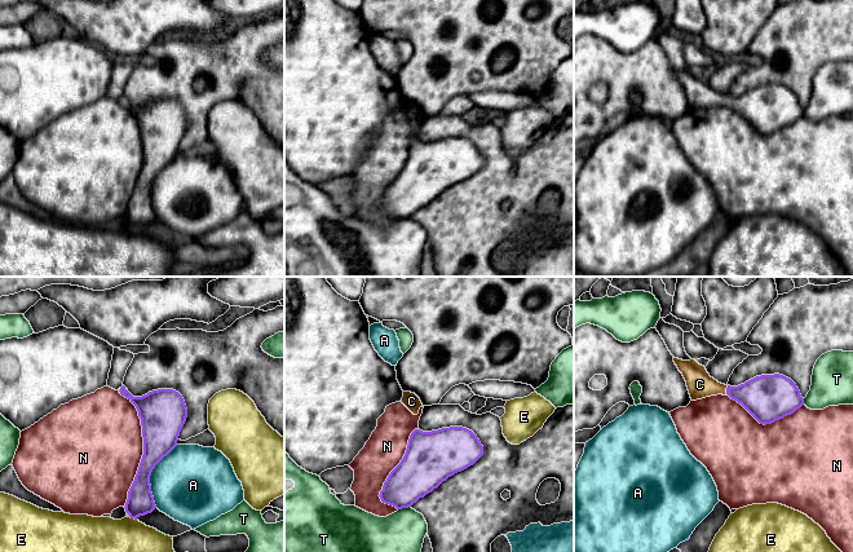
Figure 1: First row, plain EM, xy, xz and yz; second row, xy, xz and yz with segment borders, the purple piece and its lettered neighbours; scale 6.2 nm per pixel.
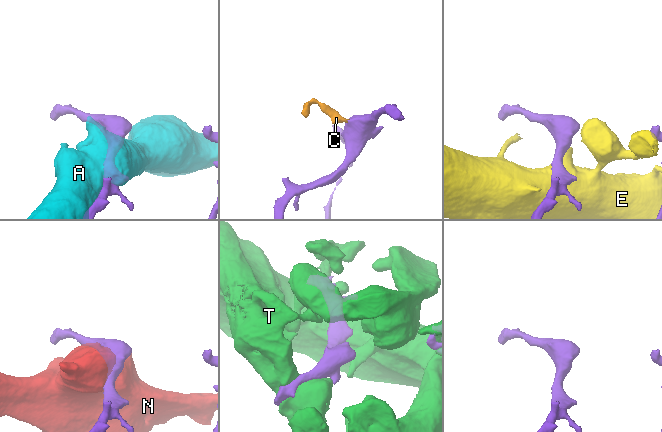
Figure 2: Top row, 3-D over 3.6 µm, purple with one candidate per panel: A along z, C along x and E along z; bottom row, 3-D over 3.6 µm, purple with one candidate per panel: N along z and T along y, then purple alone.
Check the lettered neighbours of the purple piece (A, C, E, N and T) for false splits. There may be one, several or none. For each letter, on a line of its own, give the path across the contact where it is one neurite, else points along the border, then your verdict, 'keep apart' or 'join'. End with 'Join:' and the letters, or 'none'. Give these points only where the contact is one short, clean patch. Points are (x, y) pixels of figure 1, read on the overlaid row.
A: keep apart
C: way yz (765, 397), (726, 391), (699, 384); join
E: keep apart
N: keep apart
T: keep apart
Join: C

